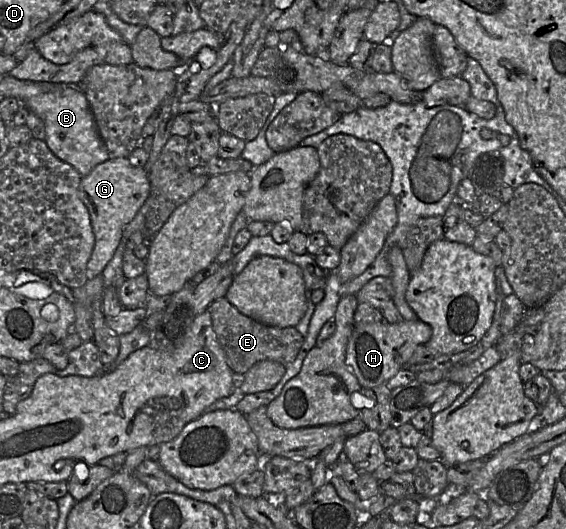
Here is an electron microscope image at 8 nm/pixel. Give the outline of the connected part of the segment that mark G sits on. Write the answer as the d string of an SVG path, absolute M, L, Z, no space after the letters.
M128 158L108 159L97 165L92 171L81 178L78 187L78 196L87 208L94 234L94 247L87 263L87 279L101 275L112 259L122 238L124 227L129 224L150 195L150 181L145 168L132 166Z

